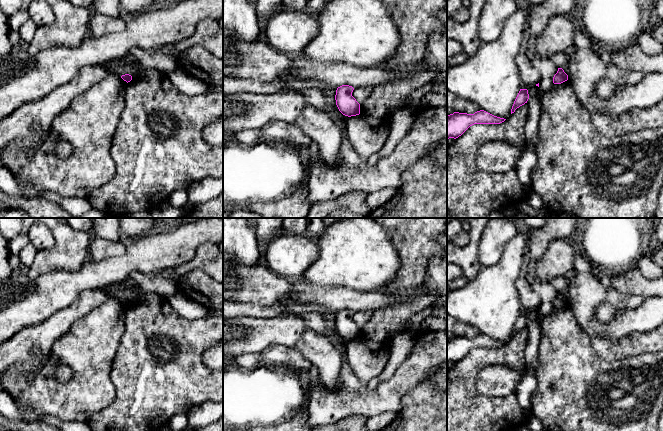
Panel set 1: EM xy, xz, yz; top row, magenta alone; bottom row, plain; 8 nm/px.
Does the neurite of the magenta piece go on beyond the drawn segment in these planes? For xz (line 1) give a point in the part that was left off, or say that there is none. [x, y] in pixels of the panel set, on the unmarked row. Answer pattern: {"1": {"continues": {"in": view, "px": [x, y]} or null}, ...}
{"1": {"continues": null}}

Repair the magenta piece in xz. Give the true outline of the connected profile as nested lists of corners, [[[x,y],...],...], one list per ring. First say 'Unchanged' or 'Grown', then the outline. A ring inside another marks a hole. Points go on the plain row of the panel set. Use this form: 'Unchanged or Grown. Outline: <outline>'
Unchanged. Outline: [[[342,309],[337,312],[335,324],[339,335],[348,341],[360,338],[360,328],[352,320],[354,312],[349,309]]]

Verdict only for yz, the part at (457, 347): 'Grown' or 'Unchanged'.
Unchanged

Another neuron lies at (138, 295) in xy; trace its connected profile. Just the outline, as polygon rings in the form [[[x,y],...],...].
[[[138,285],[131,287],[130,290],[133,292],[133,297],[131,298],[132,304],[145,298],[145,292],[143,292]]]

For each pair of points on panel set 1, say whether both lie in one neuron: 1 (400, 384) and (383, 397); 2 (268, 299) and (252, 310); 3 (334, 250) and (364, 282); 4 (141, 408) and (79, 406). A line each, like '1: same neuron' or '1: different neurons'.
1: same neuron
2: different neurons
3: same neuron
4: different neurons

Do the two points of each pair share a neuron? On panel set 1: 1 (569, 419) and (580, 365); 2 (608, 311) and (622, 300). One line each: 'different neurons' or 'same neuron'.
1: same neuron
2: same neuron

